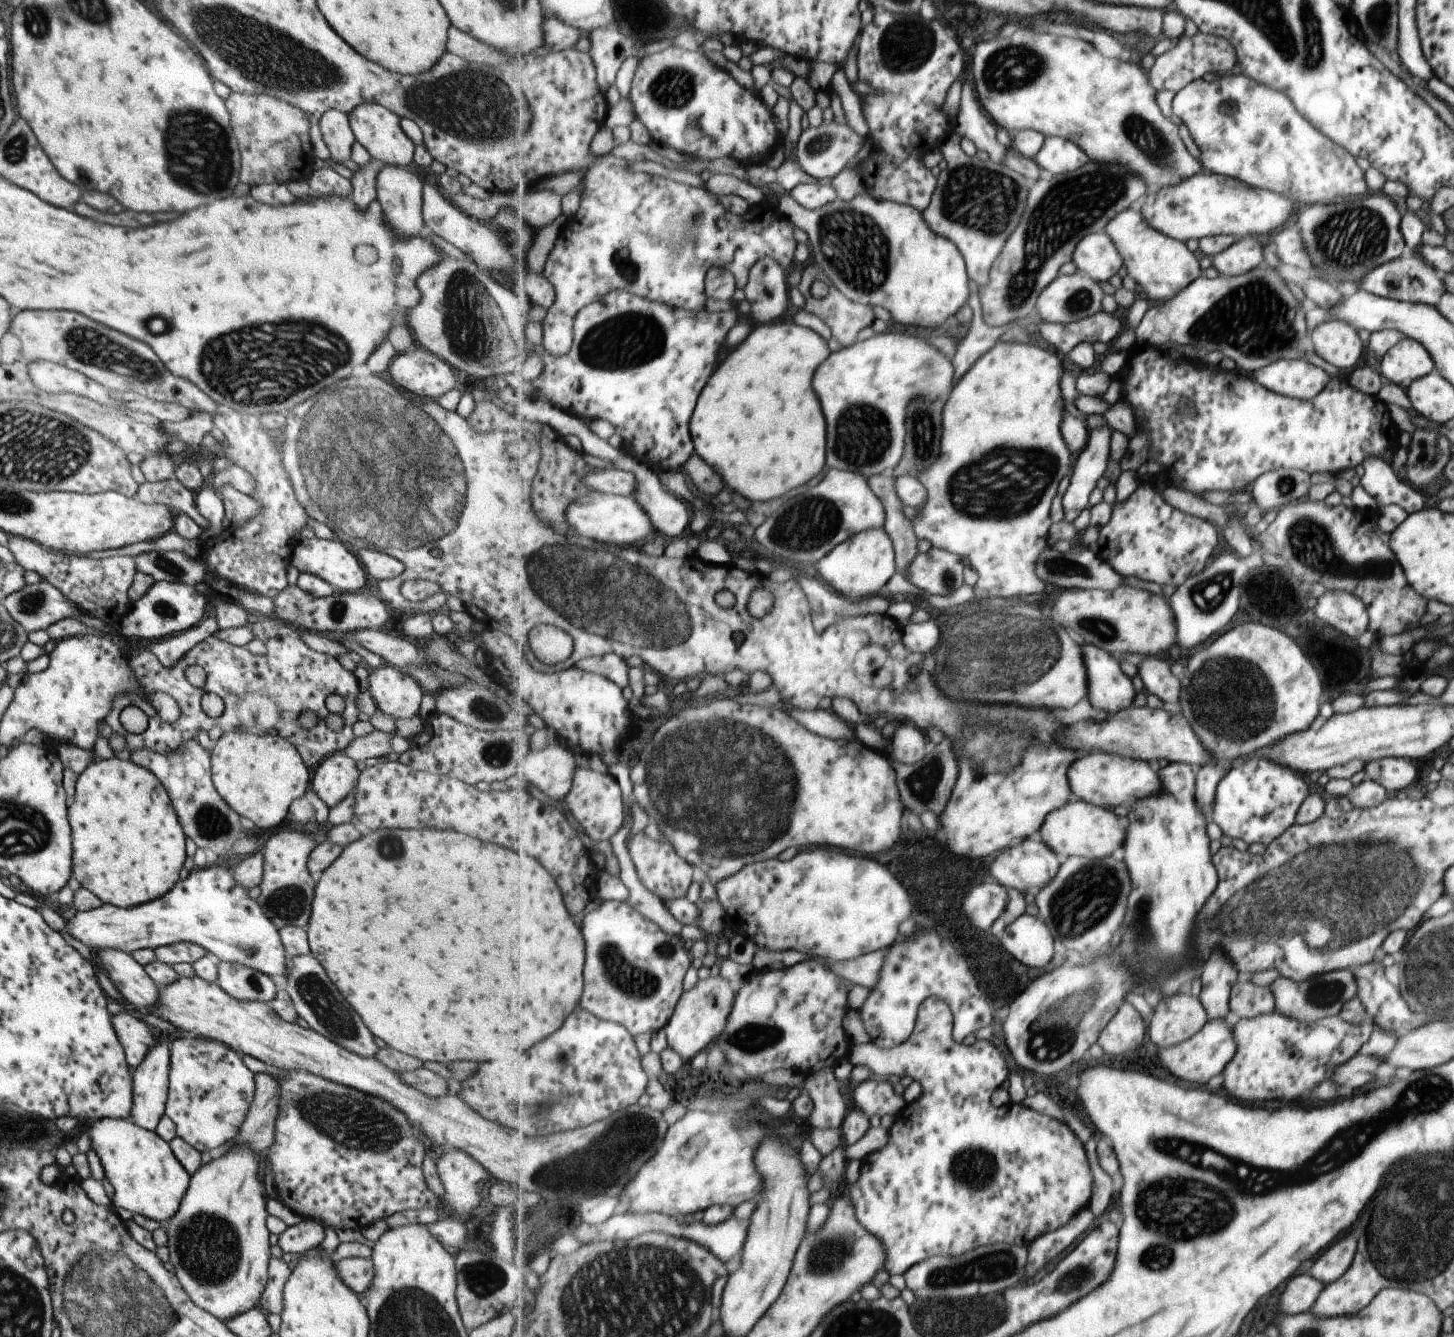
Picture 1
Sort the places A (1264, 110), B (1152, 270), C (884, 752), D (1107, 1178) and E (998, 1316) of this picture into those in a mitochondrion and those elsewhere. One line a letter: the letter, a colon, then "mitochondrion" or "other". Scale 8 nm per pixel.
A: other
B: other
C: other
D: other
E: other

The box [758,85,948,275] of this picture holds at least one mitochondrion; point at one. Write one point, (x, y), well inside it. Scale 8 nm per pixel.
(818, 146)

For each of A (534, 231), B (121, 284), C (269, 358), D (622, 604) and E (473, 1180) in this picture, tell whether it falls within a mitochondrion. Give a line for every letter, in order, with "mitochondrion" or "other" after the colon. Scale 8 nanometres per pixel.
A: other
B: other
C: mitochondrion
D: mitochondrion
E: other

